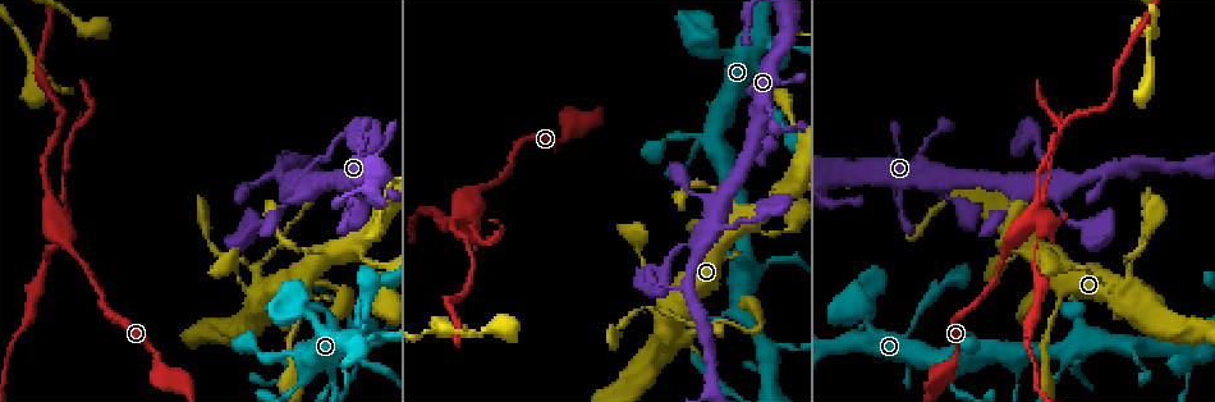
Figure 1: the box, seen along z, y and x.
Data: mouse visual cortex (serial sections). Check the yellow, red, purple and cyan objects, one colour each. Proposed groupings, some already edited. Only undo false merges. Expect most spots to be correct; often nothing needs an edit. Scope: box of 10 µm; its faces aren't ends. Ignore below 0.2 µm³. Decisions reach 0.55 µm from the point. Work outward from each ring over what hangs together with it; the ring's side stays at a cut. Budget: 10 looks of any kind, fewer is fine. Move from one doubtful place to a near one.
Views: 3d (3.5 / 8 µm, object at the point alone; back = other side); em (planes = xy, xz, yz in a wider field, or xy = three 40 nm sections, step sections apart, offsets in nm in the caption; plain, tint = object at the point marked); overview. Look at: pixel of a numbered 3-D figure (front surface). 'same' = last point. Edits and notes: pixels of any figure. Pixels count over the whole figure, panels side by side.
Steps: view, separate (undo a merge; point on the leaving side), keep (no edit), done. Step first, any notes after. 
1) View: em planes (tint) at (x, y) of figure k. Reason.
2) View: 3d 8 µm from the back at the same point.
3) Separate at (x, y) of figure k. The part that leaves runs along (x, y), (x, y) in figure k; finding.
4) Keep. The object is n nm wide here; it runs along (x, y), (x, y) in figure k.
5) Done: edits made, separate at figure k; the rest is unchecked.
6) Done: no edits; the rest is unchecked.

View: 3d 3.5 µm at (347, 255) of figure 1. A narrow waist.

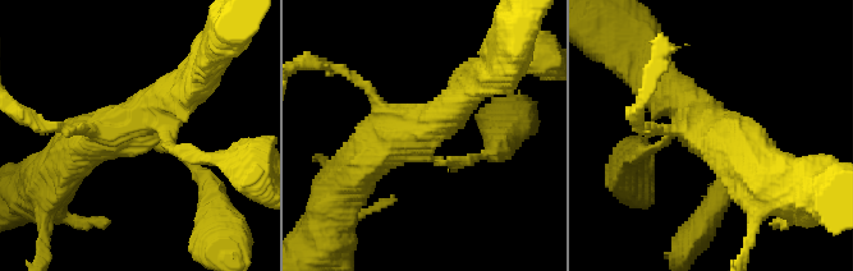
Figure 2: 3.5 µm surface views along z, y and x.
View: em xy step 1 (tint) at (424, 154) of figure 2.

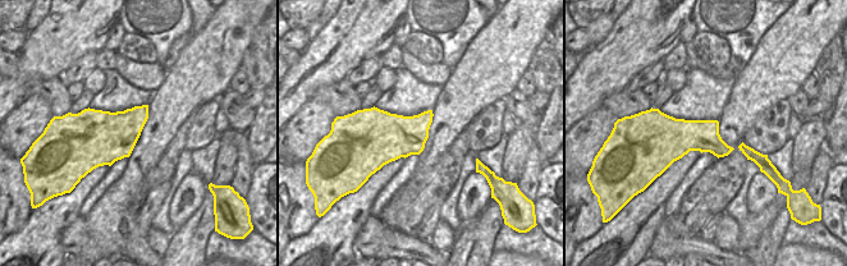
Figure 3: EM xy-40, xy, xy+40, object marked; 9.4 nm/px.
Keep. The object is 400 nm wide here; it runs along (343, 187), (379, 147), (466, 95) in figure 2; continuous, no second cell.

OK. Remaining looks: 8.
View: 3d 8 µm at (941, 163) of figure 1.

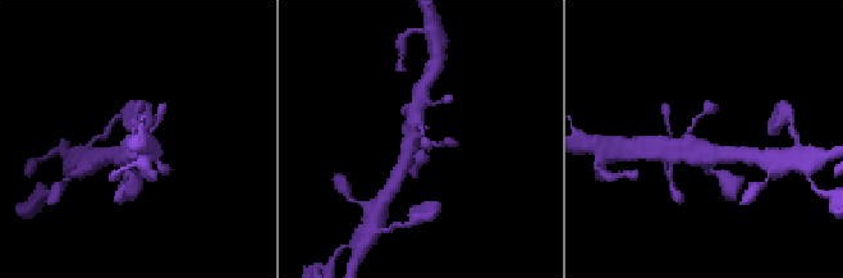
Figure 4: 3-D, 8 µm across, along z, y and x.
View: 3d 3.5 µm from the back at the same point. Zoom in.

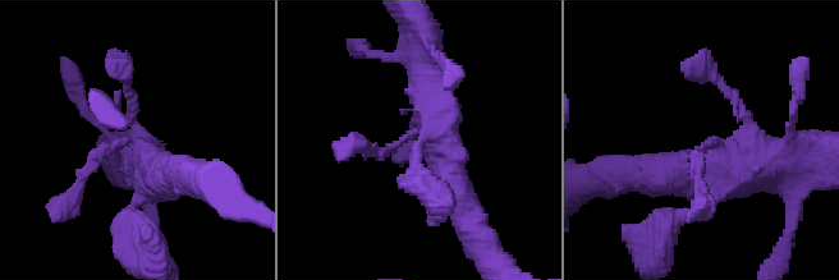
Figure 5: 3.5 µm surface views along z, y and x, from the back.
Keep. 4 arms meet here; it runs along (427, 90), (431, 129), (384, 152), (356, 146) in figure 5; one cell here.

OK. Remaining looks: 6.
View: 3d 3.5 µm at (767, 49) of figure 1. Small branch off a trunk.

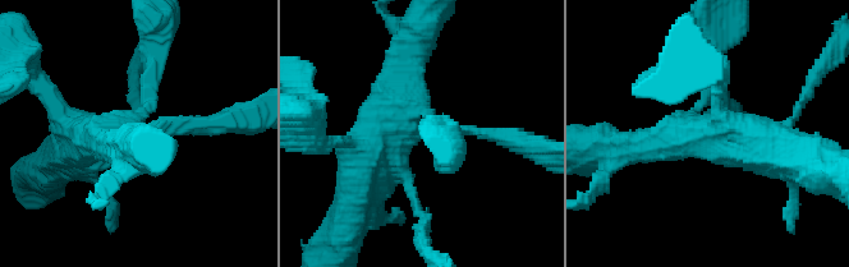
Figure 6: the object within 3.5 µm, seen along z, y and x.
View: em xy step 3 (plain) at the same point.

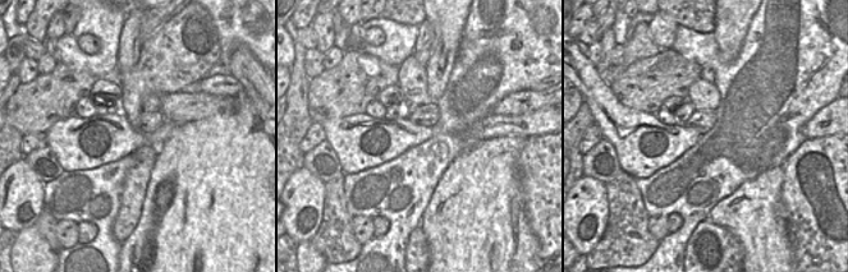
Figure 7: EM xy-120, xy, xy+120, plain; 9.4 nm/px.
View: em xy step 3 (tint) at the same point. With the object marked.

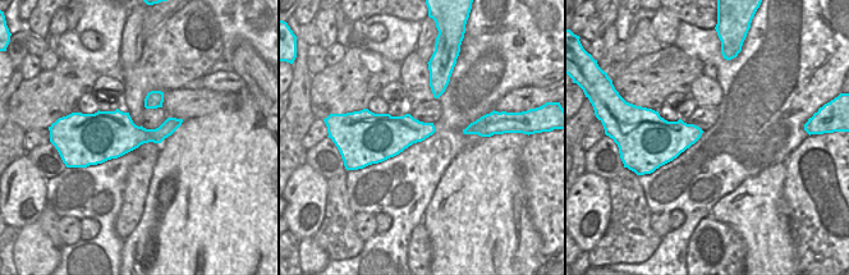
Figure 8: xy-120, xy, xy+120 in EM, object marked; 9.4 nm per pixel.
Keep. It runs along (82, 144), (216, 124) in figure 6; one cell here.

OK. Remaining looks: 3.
View: 3d 3.5 µm at (468, 215) of figure 1. Narrows sharply.

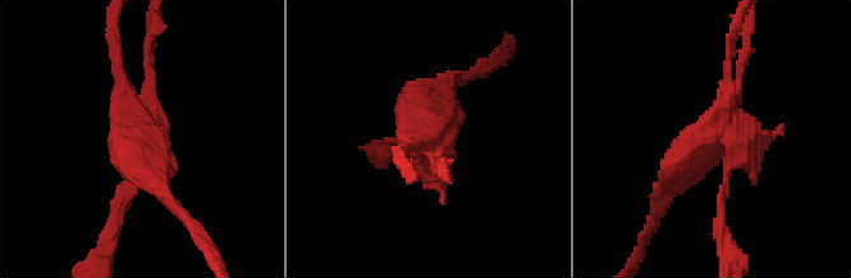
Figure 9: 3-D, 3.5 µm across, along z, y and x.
View: em xy step 2 (tint) at (713, 135) of figure 9. Shape alone is not enough.

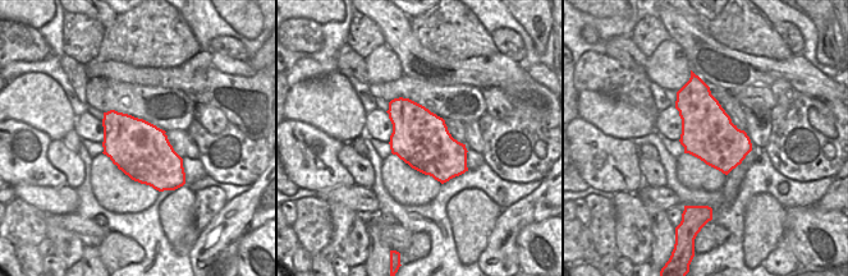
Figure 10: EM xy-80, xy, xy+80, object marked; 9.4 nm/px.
Separate at (746, 48) of figure 9. The part that leaves runs along (727, 142), (721, 237), (731, 256) in figure 9; two cells meet here.

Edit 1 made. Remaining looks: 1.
Done: edits made, separate at figure 9; the rest is unchecked.

